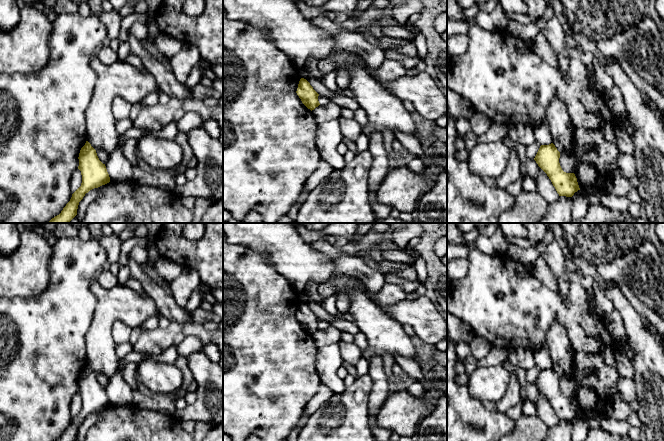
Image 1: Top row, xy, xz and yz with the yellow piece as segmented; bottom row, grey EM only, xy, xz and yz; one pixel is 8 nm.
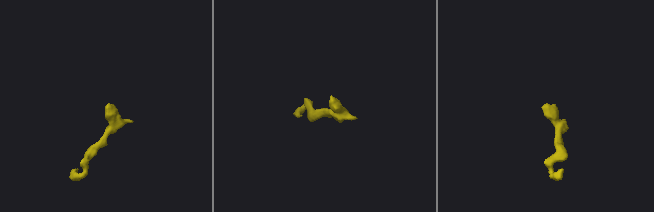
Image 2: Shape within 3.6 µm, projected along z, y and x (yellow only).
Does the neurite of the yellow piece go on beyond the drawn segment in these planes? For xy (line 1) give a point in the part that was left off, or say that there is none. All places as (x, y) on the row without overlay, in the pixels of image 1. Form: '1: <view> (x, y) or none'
1: none

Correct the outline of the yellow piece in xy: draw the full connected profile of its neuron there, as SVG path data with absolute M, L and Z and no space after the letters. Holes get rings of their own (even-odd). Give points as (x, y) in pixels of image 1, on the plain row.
M86 365L79 377L79 390L81 395L81 410L72 418L70 425L63 432L61 437L55 441L75 441L79 426L86 417L110 406L110 401L105 388L103 388L91 368Z

